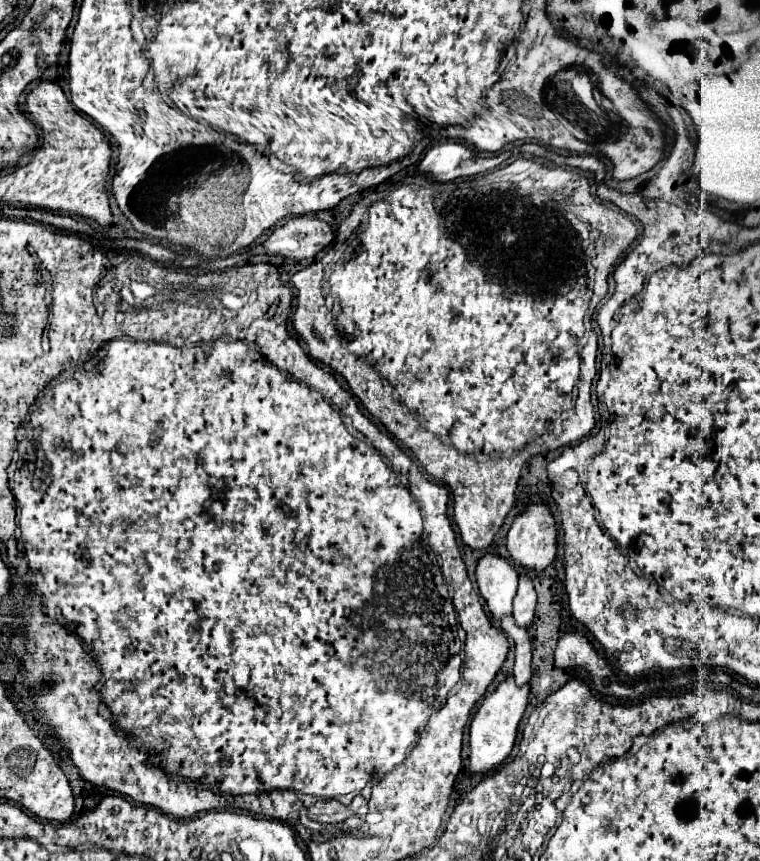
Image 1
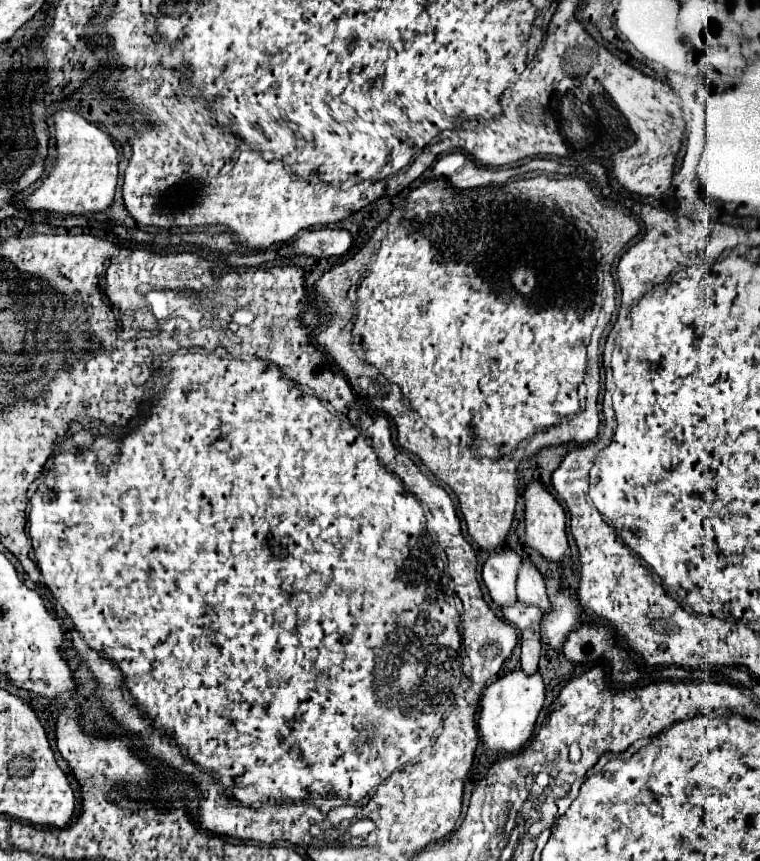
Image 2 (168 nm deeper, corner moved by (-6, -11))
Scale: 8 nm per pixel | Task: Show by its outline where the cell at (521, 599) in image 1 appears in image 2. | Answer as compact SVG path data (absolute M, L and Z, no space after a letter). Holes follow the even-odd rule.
M524 561L518 573L518 585L516 585L518 601L524 605L536 605L544 613L550 613L550 601L546 597L546 585L538 569L530 563Z

